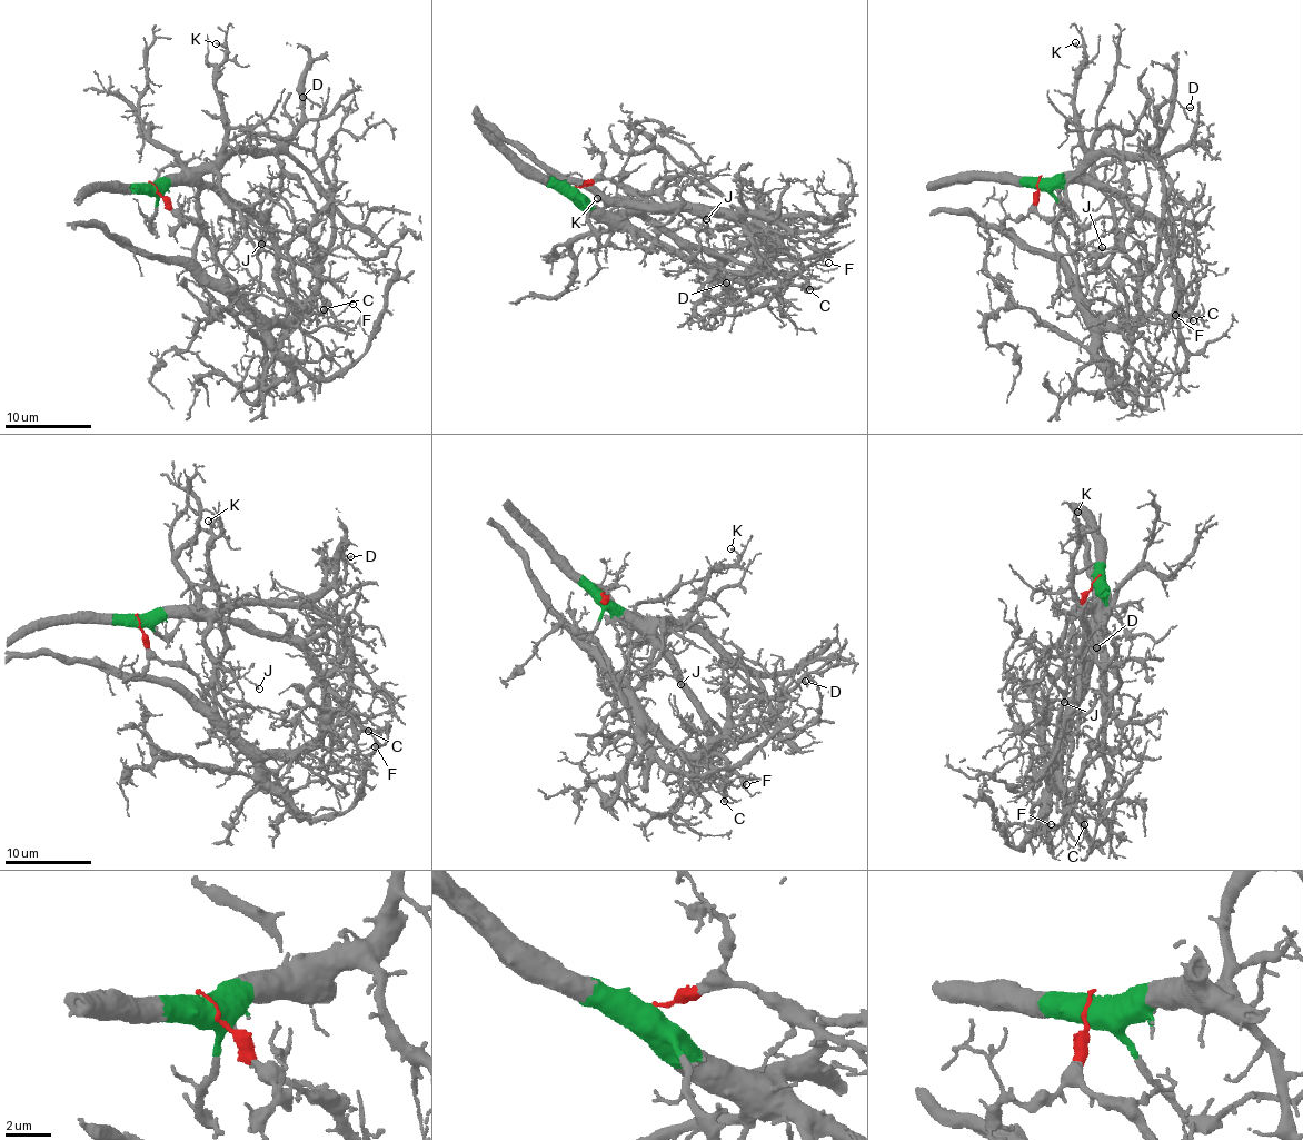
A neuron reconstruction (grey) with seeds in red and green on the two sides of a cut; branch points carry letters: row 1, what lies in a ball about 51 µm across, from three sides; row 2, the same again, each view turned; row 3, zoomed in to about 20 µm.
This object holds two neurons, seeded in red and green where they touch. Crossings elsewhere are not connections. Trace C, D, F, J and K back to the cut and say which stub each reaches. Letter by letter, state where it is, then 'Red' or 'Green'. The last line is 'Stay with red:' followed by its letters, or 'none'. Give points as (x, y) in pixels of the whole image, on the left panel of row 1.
C: Place: (324, 309). Green
D: Place: (302, 97). Green
F: Place: (352, 304). Green
J: Place: (261, 244). Red
K: Place: (216, 43). Green
Stay with red: J

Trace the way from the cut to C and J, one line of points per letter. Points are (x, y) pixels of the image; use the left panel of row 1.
C: (156, 187), (214, 184), (252, 211), (284, 254), (299, 260), (311, 274), (325, 309)
J: (156, 187), (175, 209), (189, 217), (214, 250), (245, 238), (256, 238), (261, 245)

